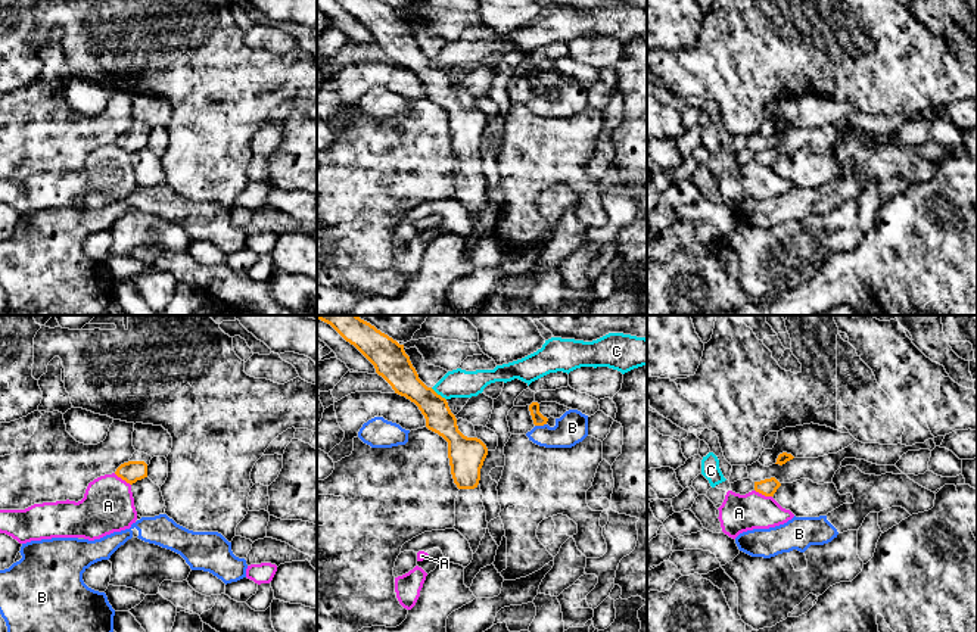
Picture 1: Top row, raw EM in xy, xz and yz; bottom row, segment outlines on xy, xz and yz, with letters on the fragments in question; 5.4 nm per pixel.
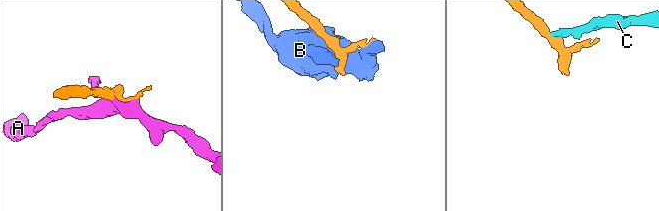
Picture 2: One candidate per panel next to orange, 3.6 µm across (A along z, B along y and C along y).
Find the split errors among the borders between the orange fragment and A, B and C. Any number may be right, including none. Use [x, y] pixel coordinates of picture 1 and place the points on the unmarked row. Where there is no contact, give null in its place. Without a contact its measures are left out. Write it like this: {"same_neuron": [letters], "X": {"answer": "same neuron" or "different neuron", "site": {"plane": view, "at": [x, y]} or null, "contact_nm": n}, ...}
{"same_neuron": [], "A": {"answer": "different neuron", "site": {"plane": "yz", "at": [764, 164]}, "contact_nm": 100}, "B": {"answer": "different neuron", "site": {"plane": "xz", "at": [540, 95]}, "contact_nm": 70}, "C": {"answer": "different neuron", "site": {"plane": "xz", "at": [436, 64]}, "contact_nm": 110}}

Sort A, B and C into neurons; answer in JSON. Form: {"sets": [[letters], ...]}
{"sets": [["A"], ["B"], ["C"]]}

